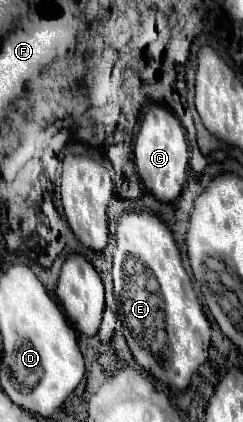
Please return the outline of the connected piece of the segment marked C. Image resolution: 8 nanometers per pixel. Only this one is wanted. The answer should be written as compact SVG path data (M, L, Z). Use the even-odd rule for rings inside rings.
M160 104L148 106L134 144L134 164L144 188L160 202L174 202L188 180L188 162L190 154L180 120Z

